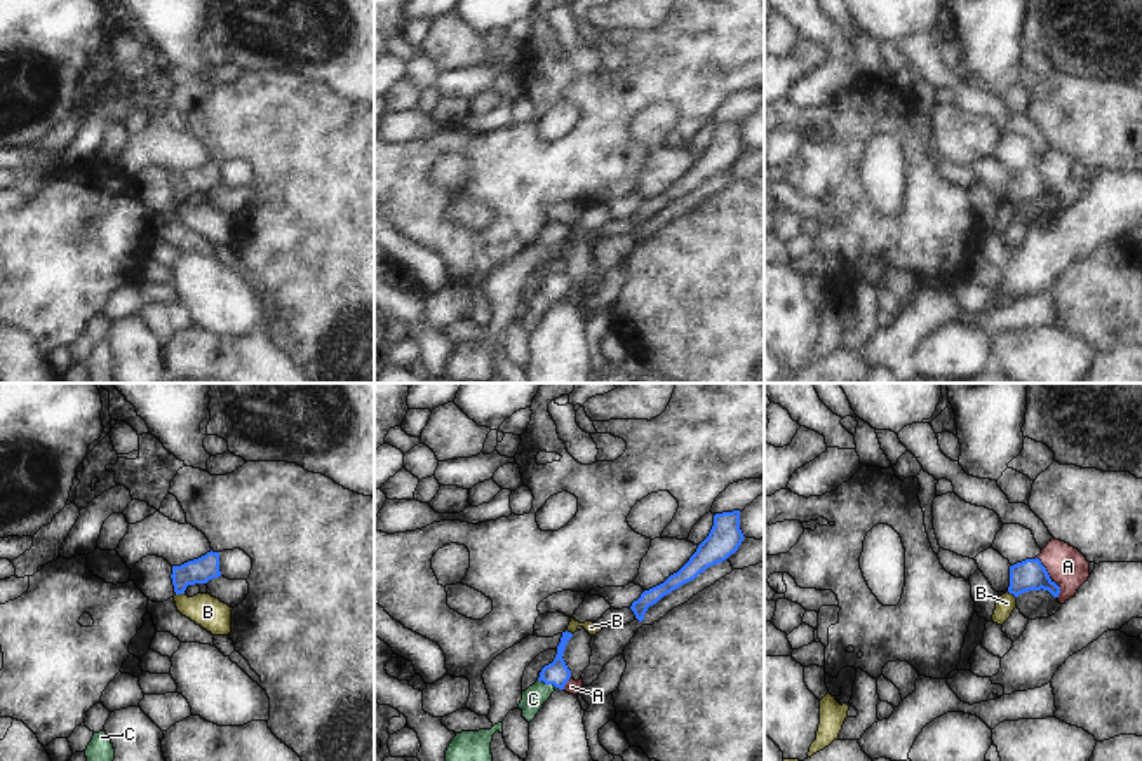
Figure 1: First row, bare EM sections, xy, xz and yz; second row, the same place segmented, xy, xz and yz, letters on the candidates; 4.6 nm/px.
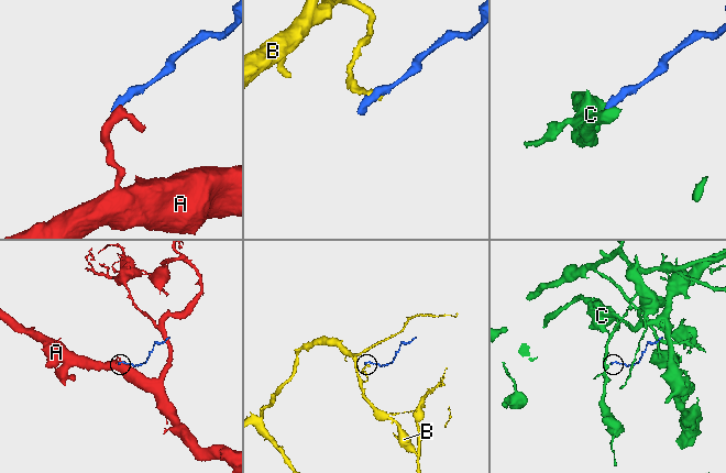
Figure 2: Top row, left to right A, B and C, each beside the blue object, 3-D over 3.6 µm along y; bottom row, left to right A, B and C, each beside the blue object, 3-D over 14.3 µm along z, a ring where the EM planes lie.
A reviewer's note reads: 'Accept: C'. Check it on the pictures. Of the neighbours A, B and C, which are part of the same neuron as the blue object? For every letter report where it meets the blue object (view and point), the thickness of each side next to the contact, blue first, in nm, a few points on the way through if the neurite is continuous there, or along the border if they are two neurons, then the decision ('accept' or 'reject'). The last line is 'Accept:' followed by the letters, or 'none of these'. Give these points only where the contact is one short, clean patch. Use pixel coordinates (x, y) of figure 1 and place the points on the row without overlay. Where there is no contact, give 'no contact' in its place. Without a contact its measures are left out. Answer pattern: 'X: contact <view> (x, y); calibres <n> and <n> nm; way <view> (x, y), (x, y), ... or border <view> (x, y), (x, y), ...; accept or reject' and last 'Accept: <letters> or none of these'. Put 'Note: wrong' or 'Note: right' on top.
Note: right
A: contact yz (1048, 187); calibres 140 and 180 nm; border yz (1036, 168), (1059, 197), (1059, 206); reject
B: contact xy (180, 202); calibres 120 and 150 nm; border xy (185, 202), (176, 206); reject
C: contact xz (547, 293); calibres 110 and 110 nm; way xz (556, 282), (547, 293), (533, 309); accept
Accept: C

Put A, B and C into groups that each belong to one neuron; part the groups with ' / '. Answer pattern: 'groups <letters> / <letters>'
groups A / B / C

